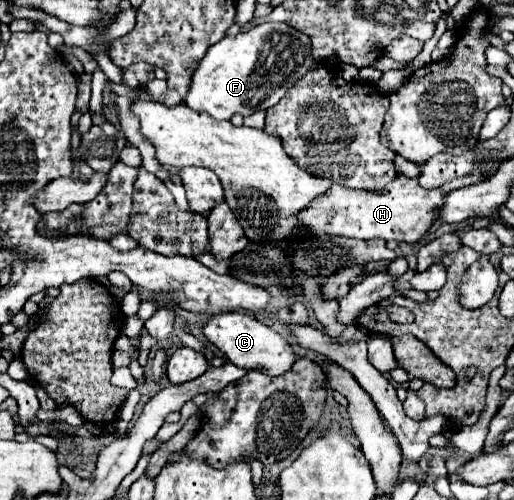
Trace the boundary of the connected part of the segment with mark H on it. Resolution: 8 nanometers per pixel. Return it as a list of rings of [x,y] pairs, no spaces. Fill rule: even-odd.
[[[473,170],[471,176],[463,180],[451,180],[443,188],[425,190],[417,184],[417,180],[409,180],[405,176],[397,176],[387,184],[383,192],[367,192],[353,190],[341,184],[333,184],[331,190],[315,198],[307,210],[299,212],[299,224],[305,232],[323,232],[329,236],[345,236],[345,238],[383,238],[383,240],[399,240],[399,242],[417,242],[429,230],[429,226],[437,218],[437,208],[443,202],[441,198],[455,188],[463,188],[469,184],[481,182],[481,172]]]

